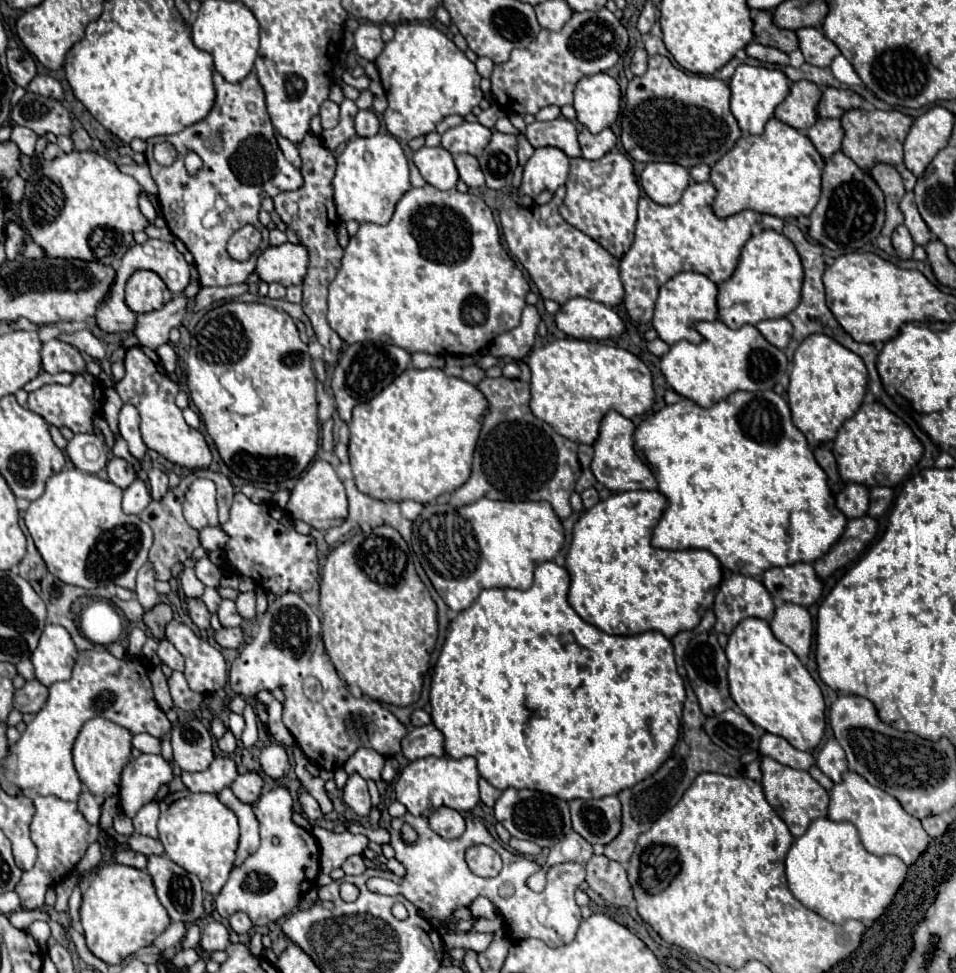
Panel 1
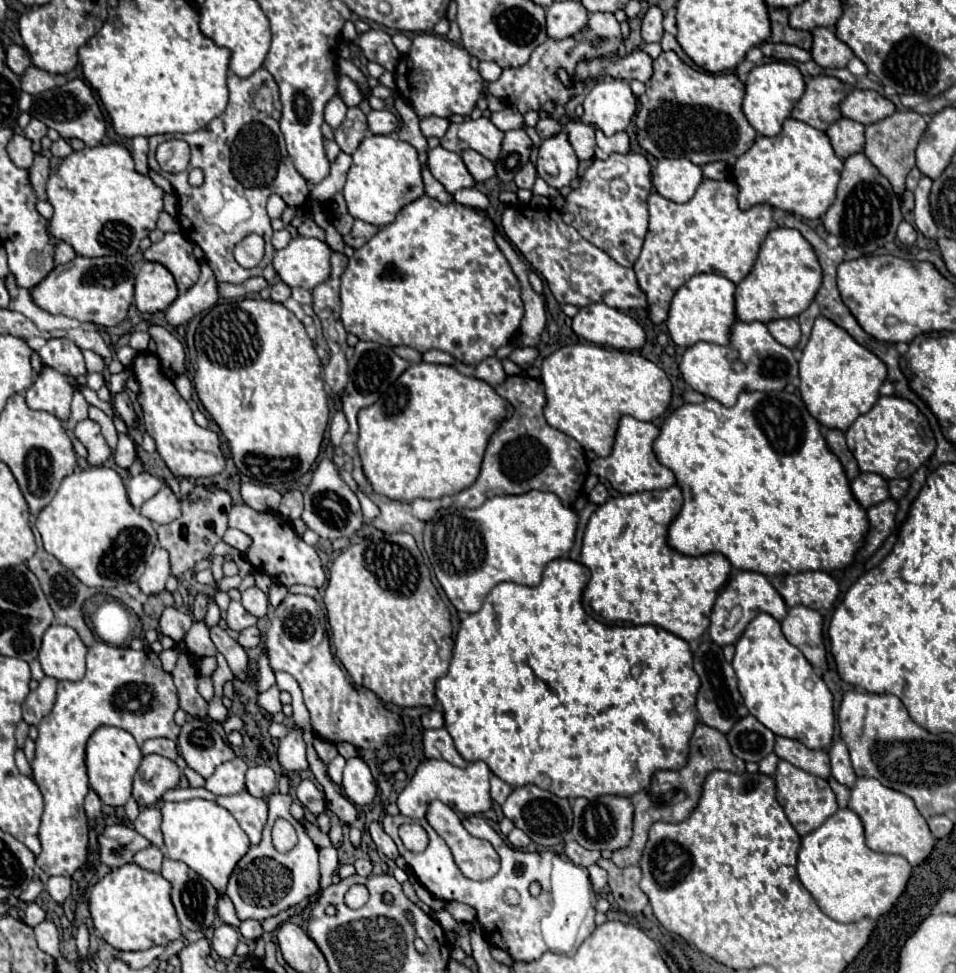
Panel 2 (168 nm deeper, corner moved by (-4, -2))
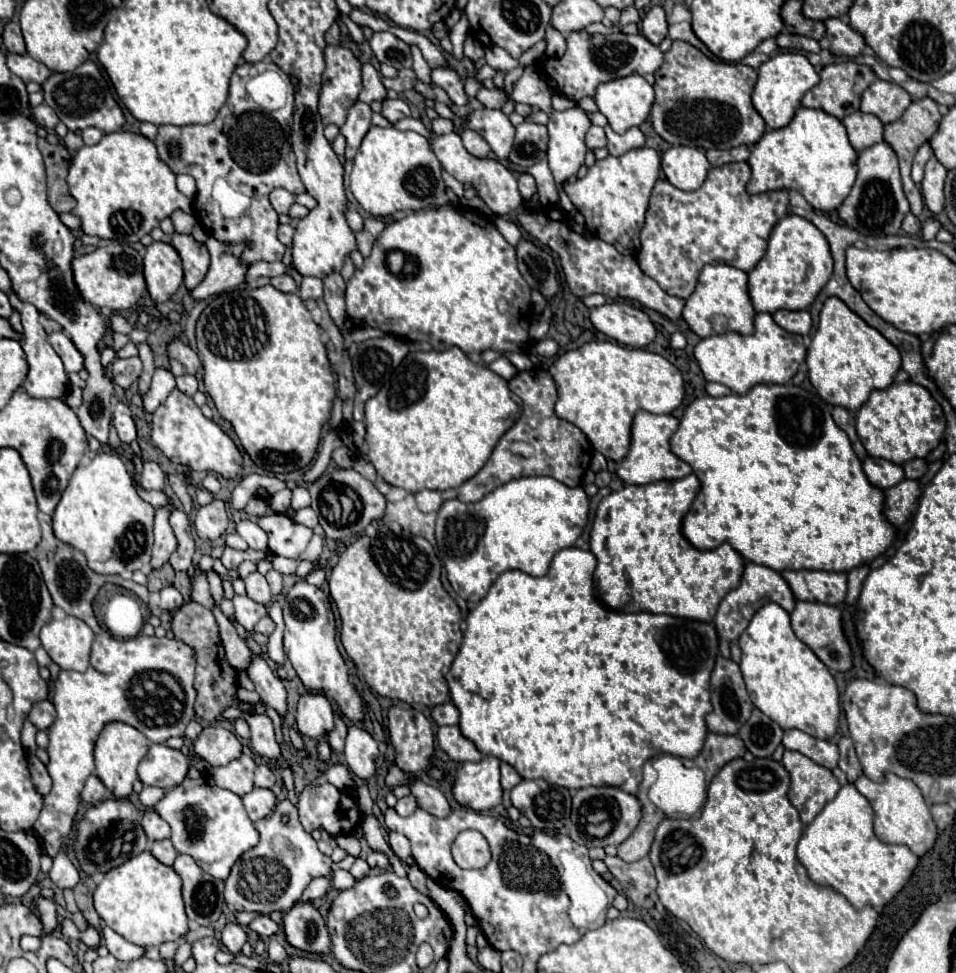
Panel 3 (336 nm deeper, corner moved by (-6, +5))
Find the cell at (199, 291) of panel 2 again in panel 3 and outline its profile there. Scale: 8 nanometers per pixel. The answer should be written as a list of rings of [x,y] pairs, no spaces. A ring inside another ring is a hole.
[[[209,238],[205,246],[209,250],[211,264],[209,264],[209,272],[203,278],[203,282],[191,290],[191,298],[197,302],[237,288],[239,284],[245,282],[245,272],[247,272],[247,266],[241,264],[239,260],[241,248],[237,244],[223,246],[215,238]]]

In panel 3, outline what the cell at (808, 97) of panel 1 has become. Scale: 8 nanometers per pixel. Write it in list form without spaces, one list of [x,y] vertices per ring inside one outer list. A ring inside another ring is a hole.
[[[851,60],[847,62],[839,62],[839,64],[829,64],[825,66],[821,72],[819,72],[819,84],[813,86],[801,100],[801,106],[805,108],[815,108],[815,110],[823,110],[835,118],[843,118],[851,112],[855,112],[859,108],[859,96],[861,92],[873,82],[877,80],[877,76],[871,72],[869,66],[861,66],[861,64],[855,64]]]

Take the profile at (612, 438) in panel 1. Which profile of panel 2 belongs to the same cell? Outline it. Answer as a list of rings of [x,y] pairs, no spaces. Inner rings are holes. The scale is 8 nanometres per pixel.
[[[621,417],[617,437],[615,437],[615,447],[613,453],[605,459],[593,459],[589,463],[589,471],[597,477],[603,477],[611,483],[613,489],[619,493],[641,493],[641,491],[653,491],[653,489],[667,489],[671,487],[677,479],[671,469],[661,465],[653,453],[653,441],[659,435],[659,427],[653,423],[637,421],[635,417]]]

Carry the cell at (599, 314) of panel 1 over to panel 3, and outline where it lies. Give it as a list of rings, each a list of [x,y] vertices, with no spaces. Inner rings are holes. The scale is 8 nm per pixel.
[[[611,300],[603,306],[591,308],[589,320],[599,332],[625,346],[645,348],[655,340],[655,326],[649,316],[621,300]]]

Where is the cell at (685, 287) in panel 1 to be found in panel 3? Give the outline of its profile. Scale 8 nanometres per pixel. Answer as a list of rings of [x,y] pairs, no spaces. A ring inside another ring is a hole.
[[[707,264],[697,278],[695,292],[685,300],[683,306],[683,320],[699,338],[723,332],[751,334],[753,316],[755,310],[747,294],[747,274],[729,264]]]

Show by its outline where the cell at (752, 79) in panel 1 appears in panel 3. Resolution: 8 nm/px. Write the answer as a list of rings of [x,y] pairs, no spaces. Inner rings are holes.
[[[779,52],[771,60],[763,62],[757,70],[757,84],[753,88],[753,106],[765,120],[769,128],[783,128],[791,122],[795,110],[801,104],[801,96],[811,90],[817,82],[819,76],[815,68],[809,64],[809,60],[803,54],[797,52]],[[779,56],[779,58],[775,58]]]

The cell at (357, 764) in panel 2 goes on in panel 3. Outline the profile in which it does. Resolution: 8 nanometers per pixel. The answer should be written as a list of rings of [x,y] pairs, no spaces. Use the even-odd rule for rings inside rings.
[[[351,726],[347,740],[345,740],[345,760],[347,768],[353,772],[353,776],[361,780],[369,780],[375,776],[375,762],[377,762],[379,750],[377,742],[371,738],[369,732],[363,728]]]

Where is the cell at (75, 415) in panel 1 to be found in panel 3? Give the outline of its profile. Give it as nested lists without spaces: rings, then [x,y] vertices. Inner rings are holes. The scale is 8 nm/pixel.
[[[13,290],[9,294],[9,300],[11,300],[11,306],[17,308],[19,314],[21,314],[23,336],[25,336],[23,338],[23,350],[25,350],[25,356],[27,356],[27,362],[29,362],[29,374],[27,374],[27,380],[23,382],[23,388],[33,398],[59,398],[59,400],[63,400],[69,392],[69,376],[63,368],[61,358],[55,354],[51,344],[47,342],[47,334],[39,324],[39,310],[33,308],[33,304],[29,304],[29,302],[19,300],[19,296]]]

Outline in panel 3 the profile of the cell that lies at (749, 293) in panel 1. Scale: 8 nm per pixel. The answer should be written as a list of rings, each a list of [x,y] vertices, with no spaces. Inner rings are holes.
[[[789,214],[781,218],[769,238],[769,248],[759,264],[747,272],[749,296],[755,312],[775,310],[805,310],[813,304],[819,290],[829,282],[833,272],[833,258],[825,236],[805,218]]]

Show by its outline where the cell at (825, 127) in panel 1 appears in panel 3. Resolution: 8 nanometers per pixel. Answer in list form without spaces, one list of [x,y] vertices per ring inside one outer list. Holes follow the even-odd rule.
[[[853,112],[853,114],[845,116],[841,122],[847,128],[847,136],[849,136],[851,146],[857,152],[883,140],[883,122],[873,114]]]

